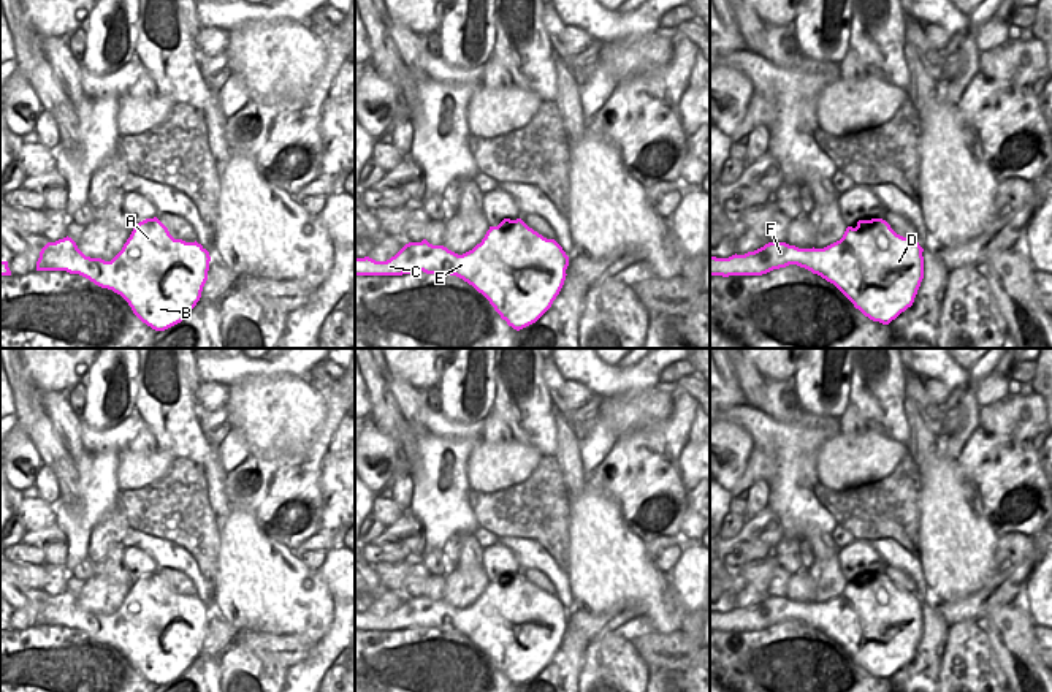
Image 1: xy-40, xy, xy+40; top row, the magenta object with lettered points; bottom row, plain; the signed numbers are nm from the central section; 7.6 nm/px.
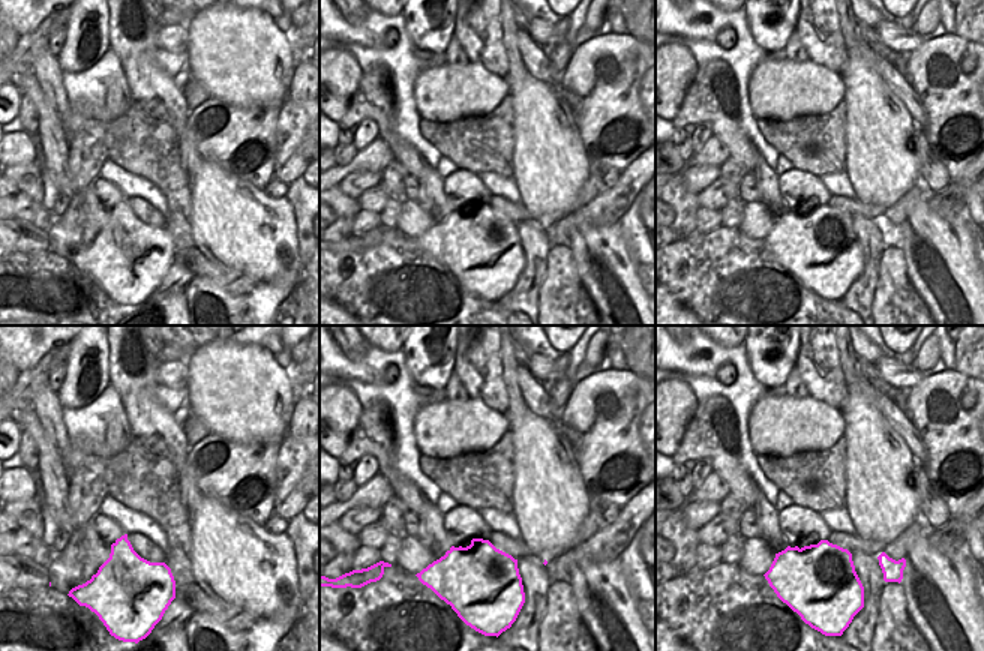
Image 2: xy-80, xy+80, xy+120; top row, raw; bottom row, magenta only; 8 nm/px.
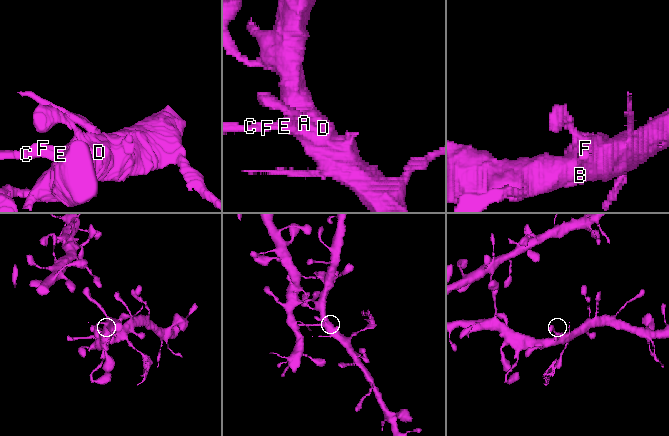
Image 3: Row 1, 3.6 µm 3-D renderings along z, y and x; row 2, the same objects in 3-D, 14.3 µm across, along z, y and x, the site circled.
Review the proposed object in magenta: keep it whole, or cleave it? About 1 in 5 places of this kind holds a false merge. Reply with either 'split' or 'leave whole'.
leave whole

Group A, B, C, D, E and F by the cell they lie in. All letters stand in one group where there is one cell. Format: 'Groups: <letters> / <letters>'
Groups: A B C D E F

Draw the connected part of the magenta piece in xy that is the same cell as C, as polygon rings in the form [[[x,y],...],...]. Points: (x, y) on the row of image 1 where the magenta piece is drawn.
[[[504,219],[497,226],[490,226],[482,242],[463,255],[423,239],[406,244],[387,261],[355,258],[355,276],[402,276],[420,271],[456,276],[482,293],[509,326],[520,331],[551,307],[564,285],[567,266],[569,257],[555,239],[543,238],[521,219]]]

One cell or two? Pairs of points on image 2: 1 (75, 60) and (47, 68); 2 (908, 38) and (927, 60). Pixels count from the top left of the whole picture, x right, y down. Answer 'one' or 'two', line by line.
1: two
2: two

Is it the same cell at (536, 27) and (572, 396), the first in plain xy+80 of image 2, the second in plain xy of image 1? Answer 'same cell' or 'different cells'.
same cell

